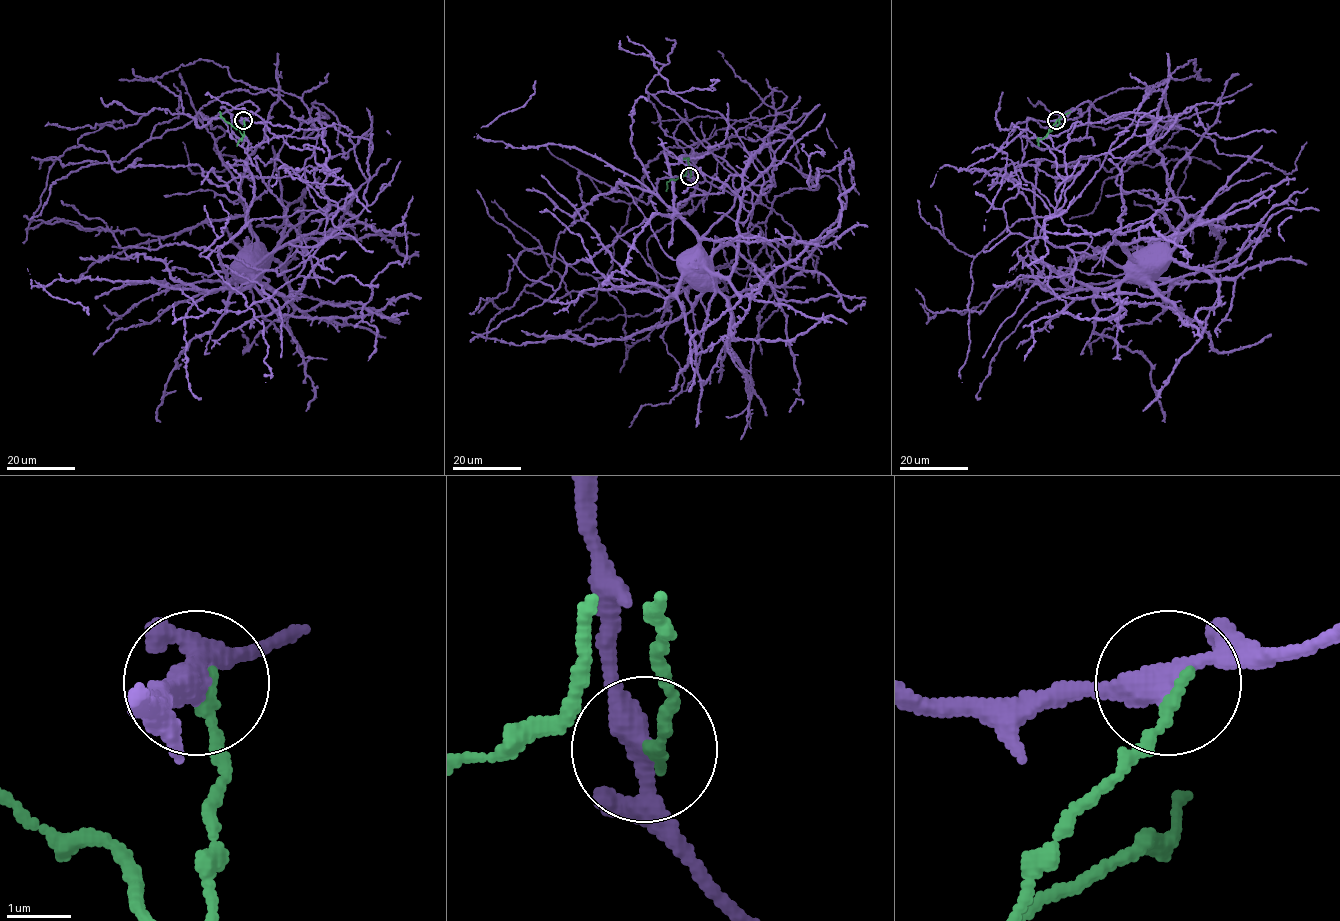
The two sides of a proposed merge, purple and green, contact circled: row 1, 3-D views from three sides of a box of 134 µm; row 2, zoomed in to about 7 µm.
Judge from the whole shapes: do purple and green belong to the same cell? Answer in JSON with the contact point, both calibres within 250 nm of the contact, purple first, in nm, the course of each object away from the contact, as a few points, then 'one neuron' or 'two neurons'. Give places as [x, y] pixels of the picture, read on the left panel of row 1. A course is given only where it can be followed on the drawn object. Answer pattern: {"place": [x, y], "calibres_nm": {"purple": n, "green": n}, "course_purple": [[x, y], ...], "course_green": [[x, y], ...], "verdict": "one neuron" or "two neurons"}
{"place": [243, 120], "calibres_nm": {"purple": 360, "green": 200}, "course_purple": [[243, 120], [314, 151], [331, 174], [321, 184], [325, 237], [311, 247], [285, 243], [252, 264]], "course_green": [[243, 120], [241, 134], [219, 111]], "verdict": "two neurons"}

